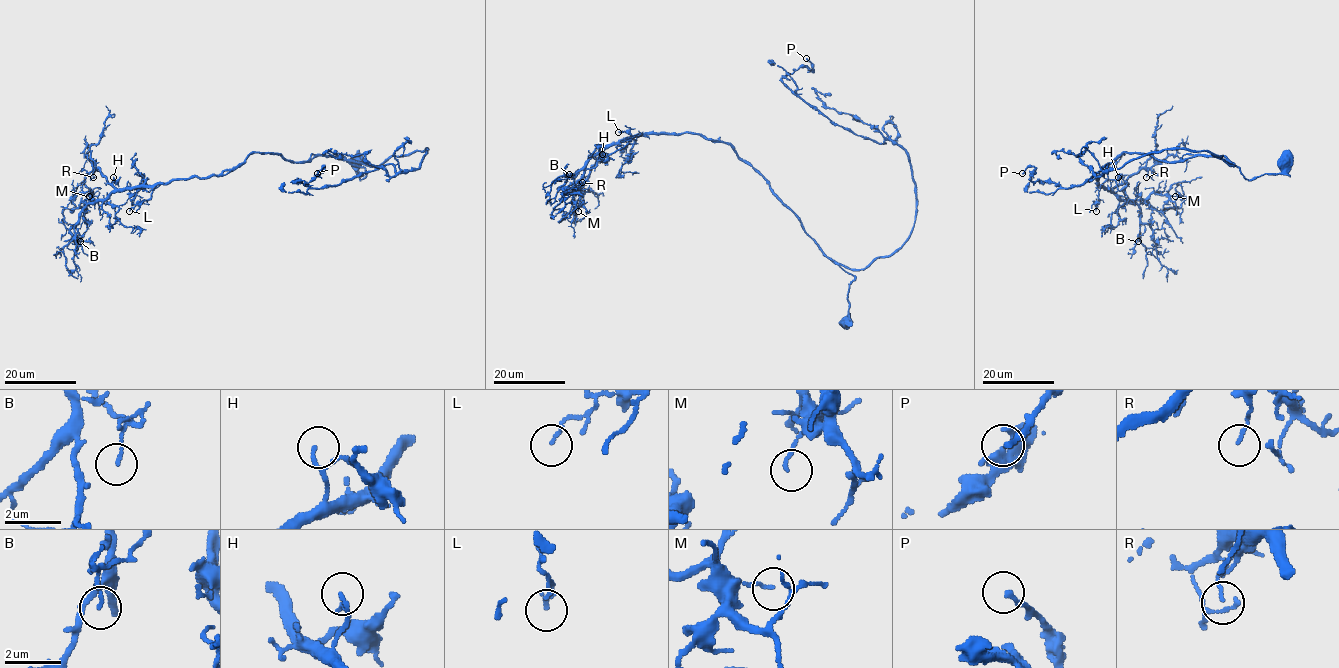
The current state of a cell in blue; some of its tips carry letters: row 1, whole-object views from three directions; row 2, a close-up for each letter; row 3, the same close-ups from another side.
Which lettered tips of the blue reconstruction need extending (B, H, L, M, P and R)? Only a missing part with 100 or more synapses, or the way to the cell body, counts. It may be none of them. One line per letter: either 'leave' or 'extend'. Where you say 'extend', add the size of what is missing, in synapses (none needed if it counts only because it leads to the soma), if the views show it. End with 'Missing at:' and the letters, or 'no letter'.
B: leave
H: leave
L: leave
M: leave
P: leave
R: leave
Missing at: no letter

